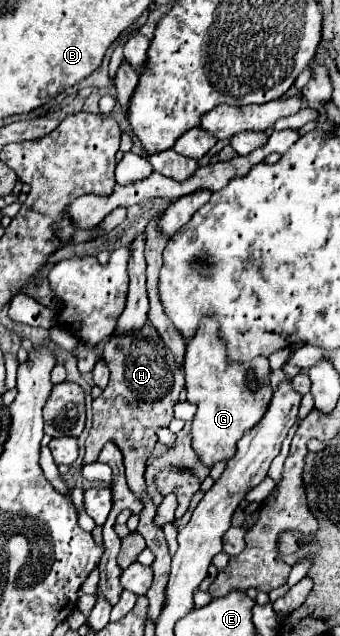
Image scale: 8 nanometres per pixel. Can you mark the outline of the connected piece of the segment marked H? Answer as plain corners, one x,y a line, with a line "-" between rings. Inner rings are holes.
146,322
146,328
142,328
142,332
138,332
138,336
120,338
114,334
110,338
110,342
106,342
102,356
104,356
104,362
112,374
110,374
110,382
108,382
106,390
92,402
92,428
86,438
84,464
98,462
98,454
102,452
106,442
114,442
120,448
120,452
124,454
128,486
134,492
134,496
144,504
144,508
140,512
138,532
144,536
148,548
156,556
156,560
152,564
154,582
146,592
146,598
150,600
148,618
156,620
158,612
162,610
164,588
166,588
166,580
170,574
170,550
168,550
168,542
164,538
162,528
154,522
156,506
154,506
150,494
146,492
144,472
146,472
146,462
152,456
154,446
158,442
156,430
166,428
170,424
170,420
174,418
172,408
178,402
178,394
184,388
184,372
182,372
182,368
178,368
174,364
174,356
170,356
170,352
166,350
162,340
158,338
156,328
150,322
-
130,404
140,406
140,408
130,410

